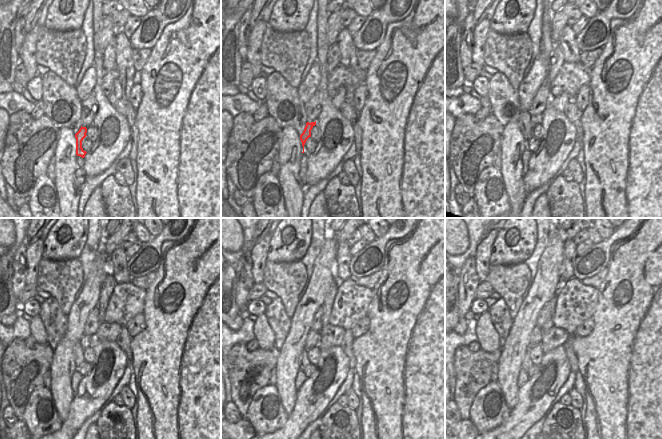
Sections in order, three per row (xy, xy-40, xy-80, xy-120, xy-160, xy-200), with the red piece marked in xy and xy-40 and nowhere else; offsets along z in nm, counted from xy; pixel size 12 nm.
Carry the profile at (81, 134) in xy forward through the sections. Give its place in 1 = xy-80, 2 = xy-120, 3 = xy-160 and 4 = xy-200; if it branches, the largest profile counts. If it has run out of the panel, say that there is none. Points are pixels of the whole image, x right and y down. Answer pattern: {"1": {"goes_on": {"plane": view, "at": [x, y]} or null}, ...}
{"1": {"goes_on": {"plane": "xy-80", "at": [535, 119]}}, "2": {"goes_on": {"plane": "xy-120", "at": [86, 341]}}, "3": {"goes_on": {"plane": "xy-160", "at": [312, 340]}}, "4": {"goes_on": {"plane": "xy-200", "at": [536, 335]}}}

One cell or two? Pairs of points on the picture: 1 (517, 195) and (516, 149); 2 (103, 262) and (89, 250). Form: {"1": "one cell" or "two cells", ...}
{"1": "one cell", "2": "two cells"}

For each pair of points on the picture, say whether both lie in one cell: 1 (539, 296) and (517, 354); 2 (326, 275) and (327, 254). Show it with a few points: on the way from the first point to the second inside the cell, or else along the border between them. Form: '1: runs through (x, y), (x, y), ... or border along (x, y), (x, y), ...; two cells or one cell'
1: runs through (529, 310), (521, 327), (518, 340); one cell
2: runs through (326, 270), (326, 259); one cell

